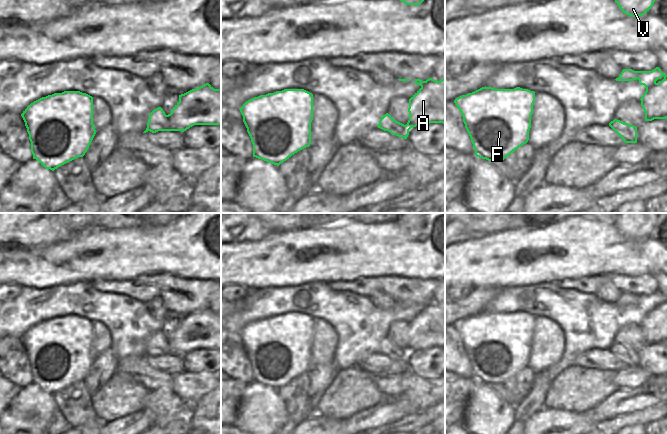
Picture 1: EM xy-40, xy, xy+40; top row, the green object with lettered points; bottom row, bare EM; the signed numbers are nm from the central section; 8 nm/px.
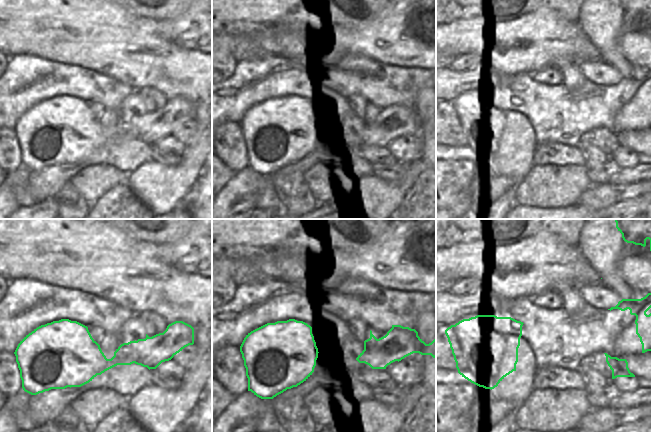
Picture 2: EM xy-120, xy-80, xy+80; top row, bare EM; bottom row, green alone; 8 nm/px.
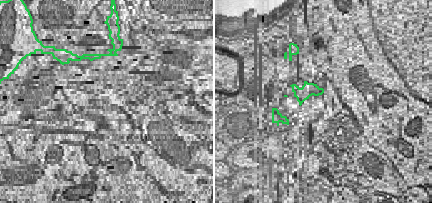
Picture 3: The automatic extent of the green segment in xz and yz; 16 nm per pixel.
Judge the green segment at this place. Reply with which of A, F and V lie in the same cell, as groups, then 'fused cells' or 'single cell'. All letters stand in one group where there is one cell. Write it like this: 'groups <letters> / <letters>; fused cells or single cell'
groups A V / F; fused cells

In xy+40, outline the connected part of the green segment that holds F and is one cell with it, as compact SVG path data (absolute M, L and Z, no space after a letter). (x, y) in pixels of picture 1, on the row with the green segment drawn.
M482 87L454 100L463 116L475 155L488 161L502 161L529 140L535 92L516 87L494 89Z

